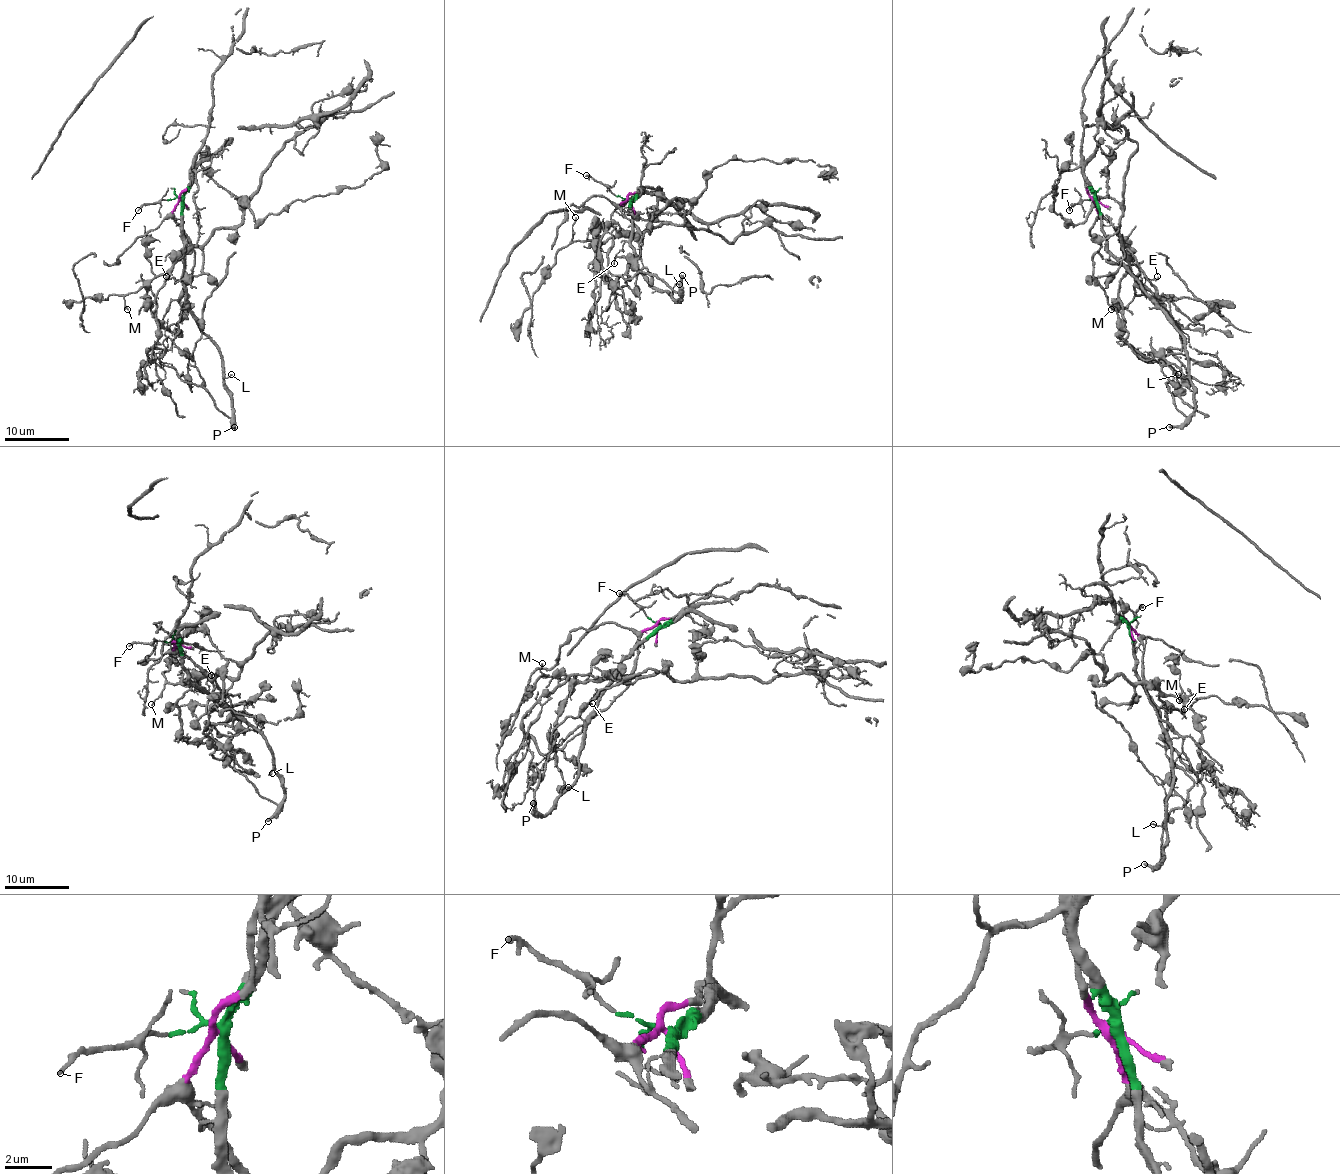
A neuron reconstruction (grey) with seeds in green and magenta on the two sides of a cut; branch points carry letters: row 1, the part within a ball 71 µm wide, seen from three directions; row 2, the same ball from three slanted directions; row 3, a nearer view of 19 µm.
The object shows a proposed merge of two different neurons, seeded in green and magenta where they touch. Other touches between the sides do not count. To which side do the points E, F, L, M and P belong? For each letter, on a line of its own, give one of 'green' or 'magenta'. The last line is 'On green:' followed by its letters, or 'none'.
E: green
F: green
L: green
M: magenta
P: green
On green: E, F, L, P

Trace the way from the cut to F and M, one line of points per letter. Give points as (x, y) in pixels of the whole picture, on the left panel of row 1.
F: (181, 199), (146, 203), (137, 211)
M: (181, 199), (173, 211), (173, 220), (187, 238), (187, 249), (157, 277), (126, 295), (125, 306), (128, 309)

